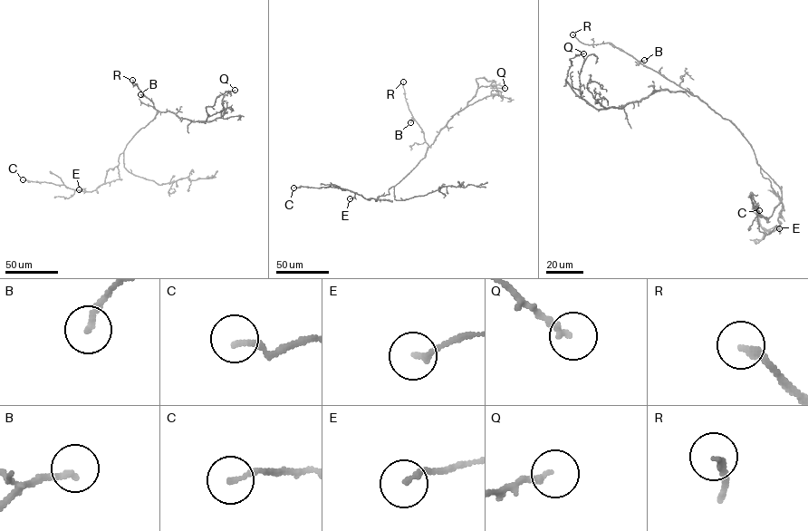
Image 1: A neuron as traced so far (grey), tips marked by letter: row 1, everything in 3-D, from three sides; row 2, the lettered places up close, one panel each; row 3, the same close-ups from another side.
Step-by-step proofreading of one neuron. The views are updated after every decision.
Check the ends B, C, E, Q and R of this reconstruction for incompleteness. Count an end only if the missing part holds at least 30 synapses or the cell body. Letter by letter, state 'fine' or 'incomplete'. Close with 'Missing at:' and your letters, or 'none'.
B: incomplete
C: fine
E: fine
Q: fine
R: incomplete
Missing at: B, R

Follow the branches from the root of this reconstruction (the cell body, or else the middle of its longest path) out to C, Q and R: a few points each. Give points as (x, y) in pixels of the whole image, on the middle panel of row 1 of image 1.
C: (411, 170), (389, 188), (389, 194), (379, 196), (376, 201), (334, 187), (293, 188)
Q: (411, 170), (425, 157), (427, 149), (447, 121), (475, 95), (476, 78), (494, 81), (504, 88)
R: (411, 170), (425, 157), (428, 145), (408, 109), (403, 82)

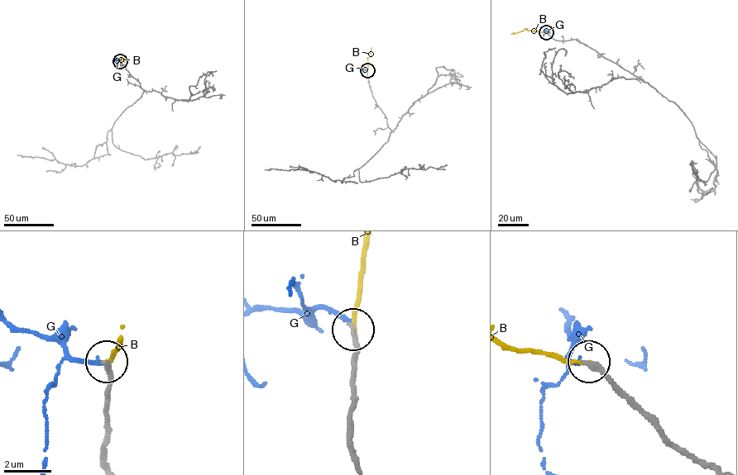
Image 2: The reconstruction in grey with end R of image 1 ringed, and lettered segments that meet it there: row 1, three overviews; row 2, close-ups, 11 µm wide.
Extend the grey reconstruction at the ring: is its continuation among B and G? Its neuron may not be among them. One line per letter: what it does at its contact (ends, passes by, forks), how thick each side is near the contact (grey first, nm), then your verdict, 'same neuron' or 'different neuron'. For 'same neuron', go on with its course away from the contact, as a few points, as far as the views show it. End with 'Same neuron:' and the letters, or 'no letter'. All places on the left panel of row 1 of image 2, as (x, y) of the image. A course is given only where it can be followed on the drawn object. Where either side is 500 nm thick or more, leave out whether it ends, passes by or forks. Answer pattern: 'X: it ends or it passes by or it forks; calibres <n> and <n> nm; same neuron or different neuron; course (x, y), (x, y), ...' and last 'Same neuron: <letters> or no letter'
B: it ends; calibres 200 and 170 nm; same neuron
G: it ends; calibres 180 and 170 nm; different neuron
Same neuron: B

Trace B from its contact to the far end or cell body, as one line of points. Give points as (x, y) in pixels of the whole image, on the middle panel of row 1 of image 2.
B: (367, 70), (367, 58), (371, 56), (371, 47)

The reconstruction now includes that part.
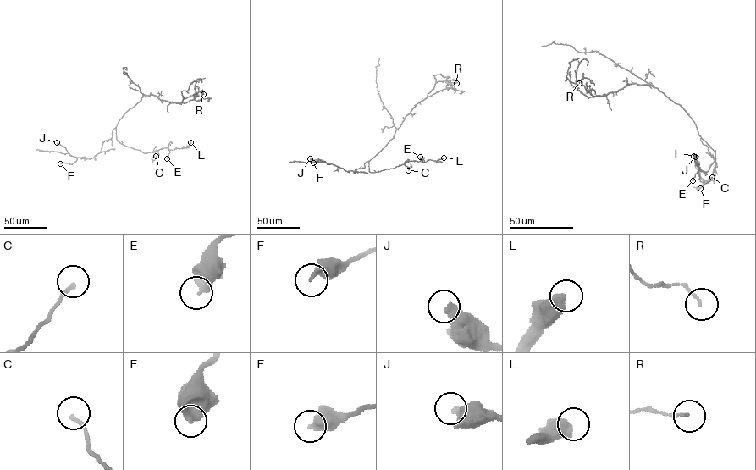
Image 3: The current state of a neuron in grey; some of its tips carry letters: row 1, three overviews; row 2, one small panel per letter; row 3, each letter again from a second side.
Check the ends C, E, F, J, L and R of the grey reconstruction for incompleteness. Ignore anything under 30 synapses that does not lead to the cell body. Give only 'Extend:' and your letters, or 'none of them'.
Extend: none of them

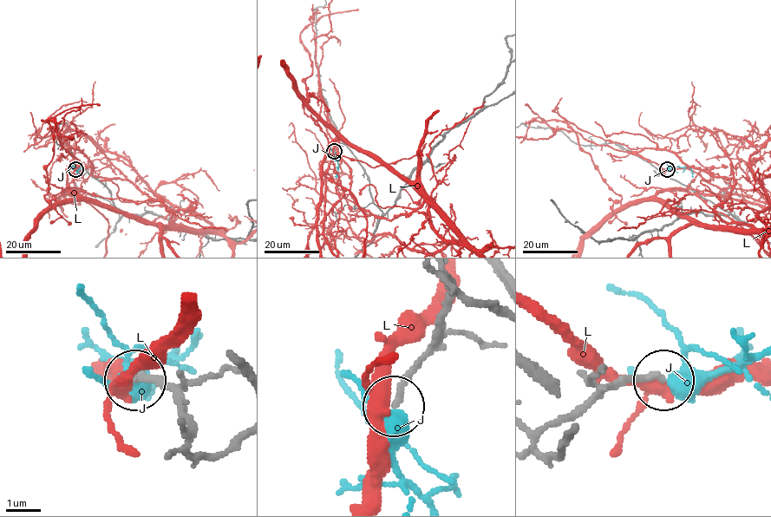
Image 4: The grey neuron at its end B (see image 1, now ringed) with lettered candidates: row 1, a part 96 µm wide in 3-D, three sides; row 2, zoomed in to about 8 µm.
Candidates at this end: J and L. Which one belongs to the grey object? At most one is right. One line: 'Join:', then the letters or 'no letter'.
Join: J

